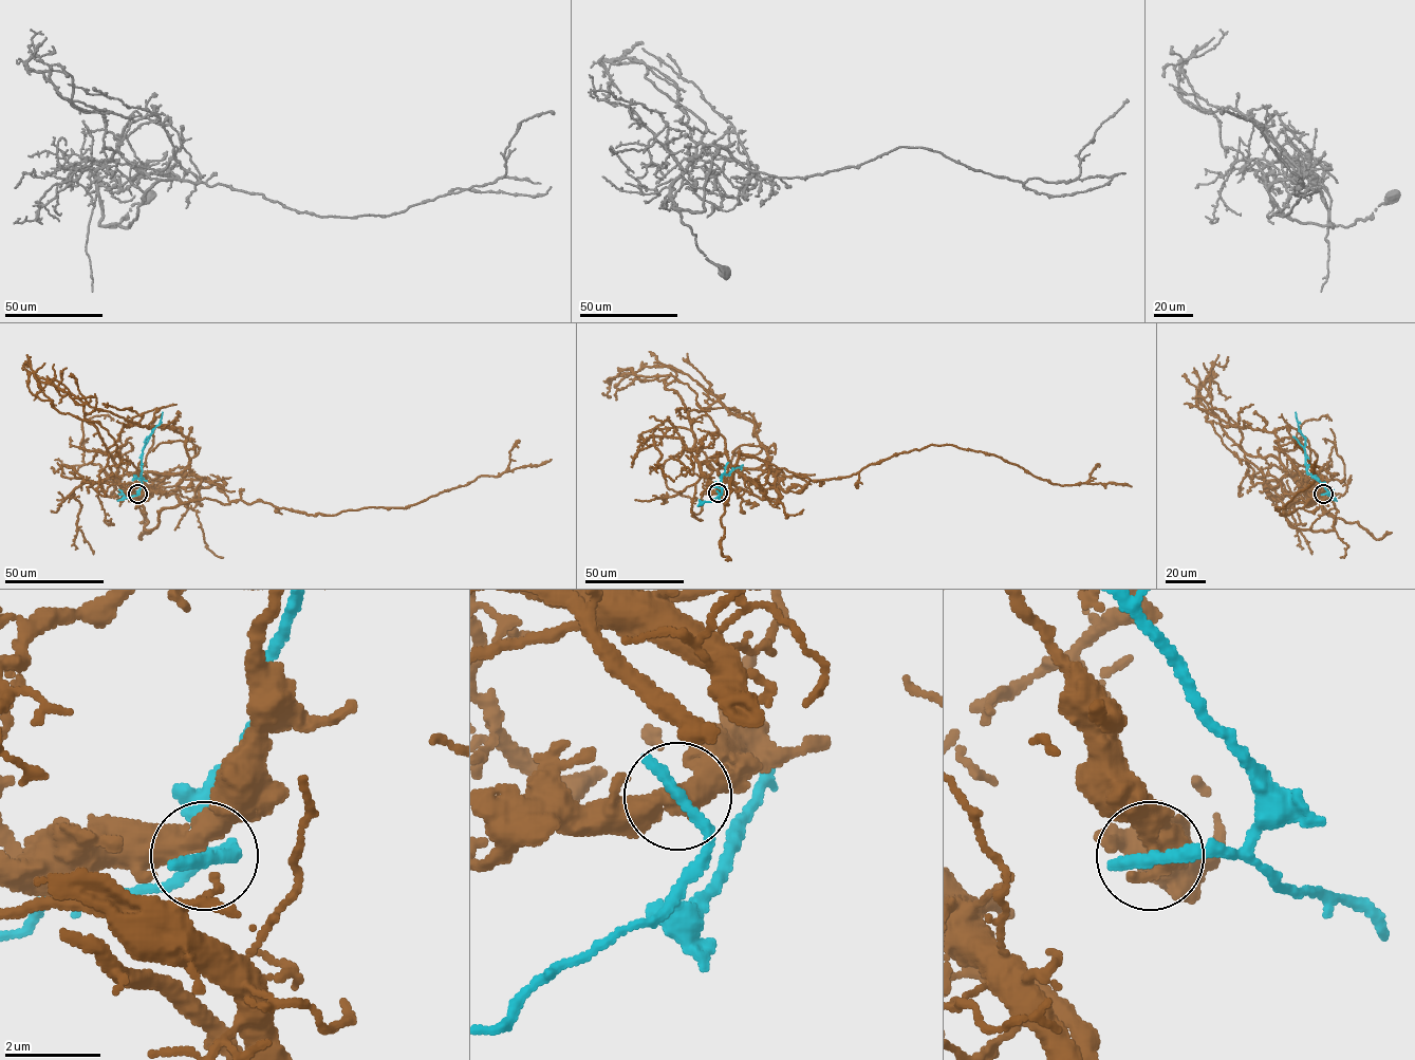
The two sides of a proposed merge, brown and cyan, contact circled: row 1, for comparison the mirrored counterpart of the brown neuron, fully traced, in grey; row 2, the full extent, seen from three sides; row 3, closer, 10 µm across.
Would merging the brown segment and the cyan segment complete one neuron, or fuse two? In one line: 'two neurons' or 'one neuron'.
two neurons

